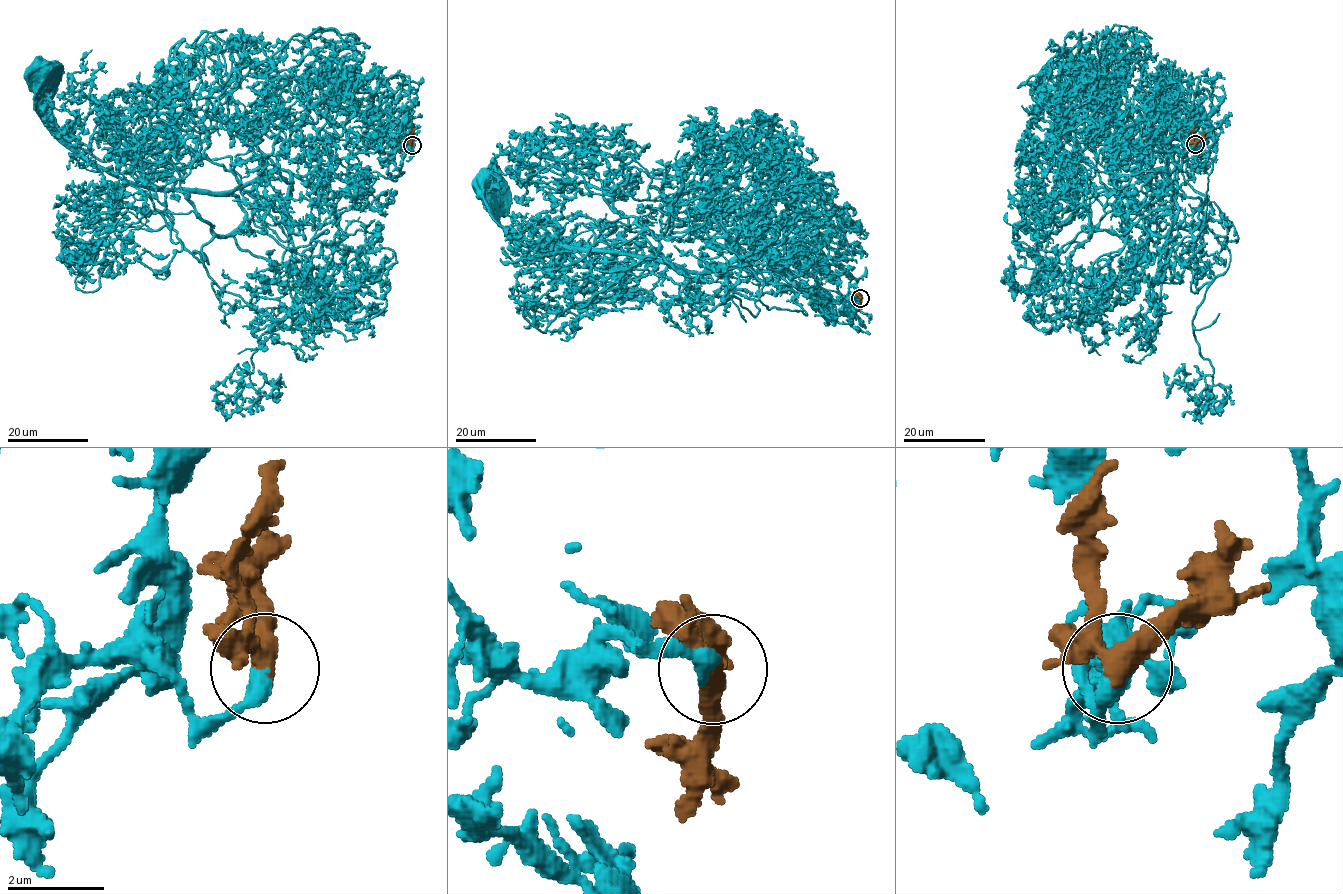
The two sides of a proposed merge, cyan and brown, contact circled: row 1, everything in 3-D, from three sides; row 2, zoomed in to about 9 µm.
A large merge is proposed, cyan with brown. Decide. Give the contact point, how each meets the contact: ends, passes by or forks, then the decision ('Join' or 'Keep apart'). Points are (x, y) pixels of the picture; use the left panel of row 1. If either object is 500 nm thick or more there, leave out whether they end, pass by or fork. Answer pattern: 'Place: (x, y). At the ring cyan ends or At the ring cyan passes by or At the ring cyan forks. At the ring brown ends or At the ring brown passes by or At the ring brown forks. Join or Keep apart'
Place: (412, 145). At the ring cyan ends. At the ring brown forks. Join

